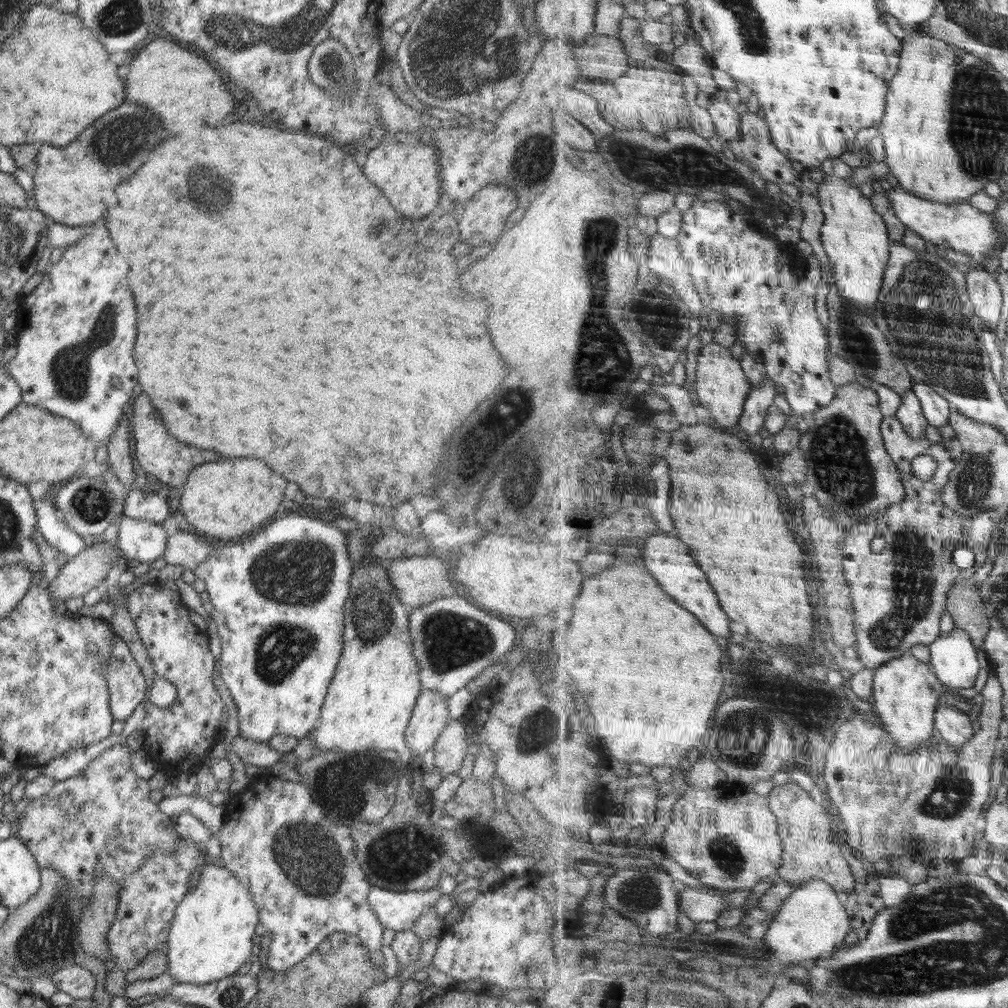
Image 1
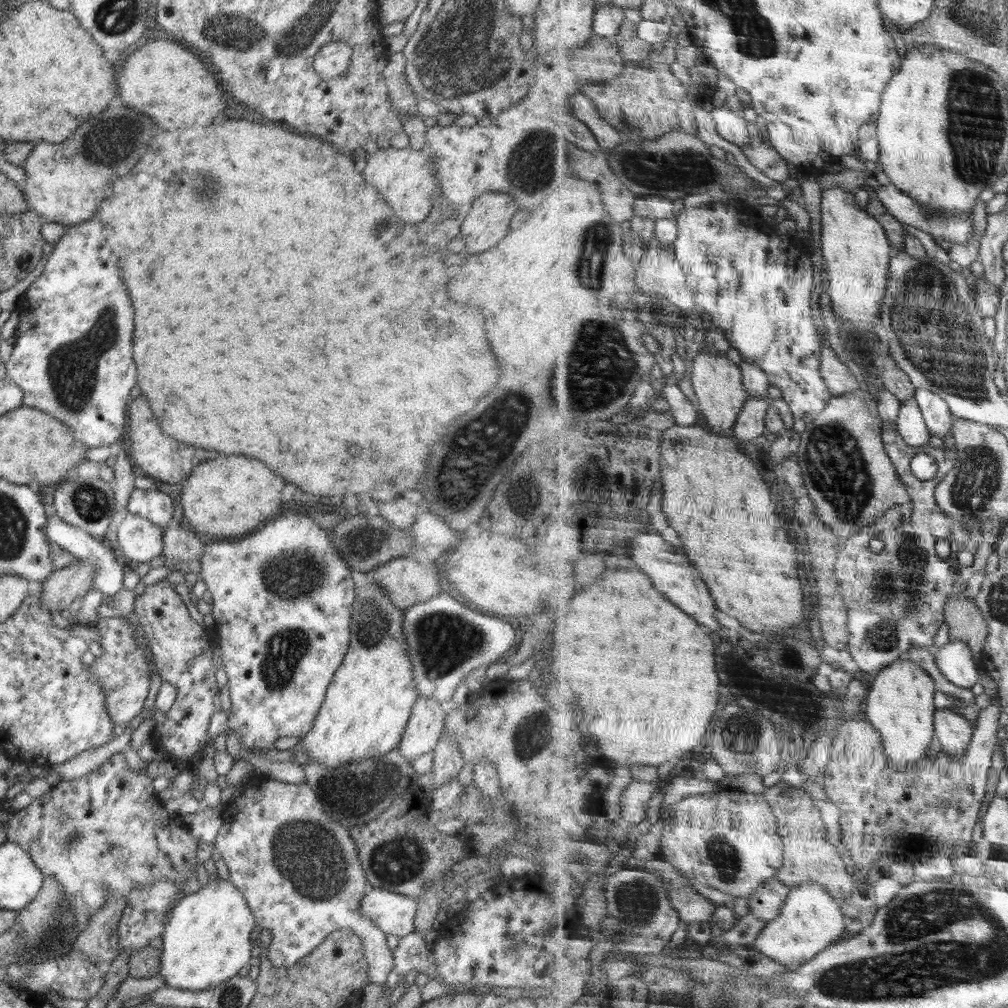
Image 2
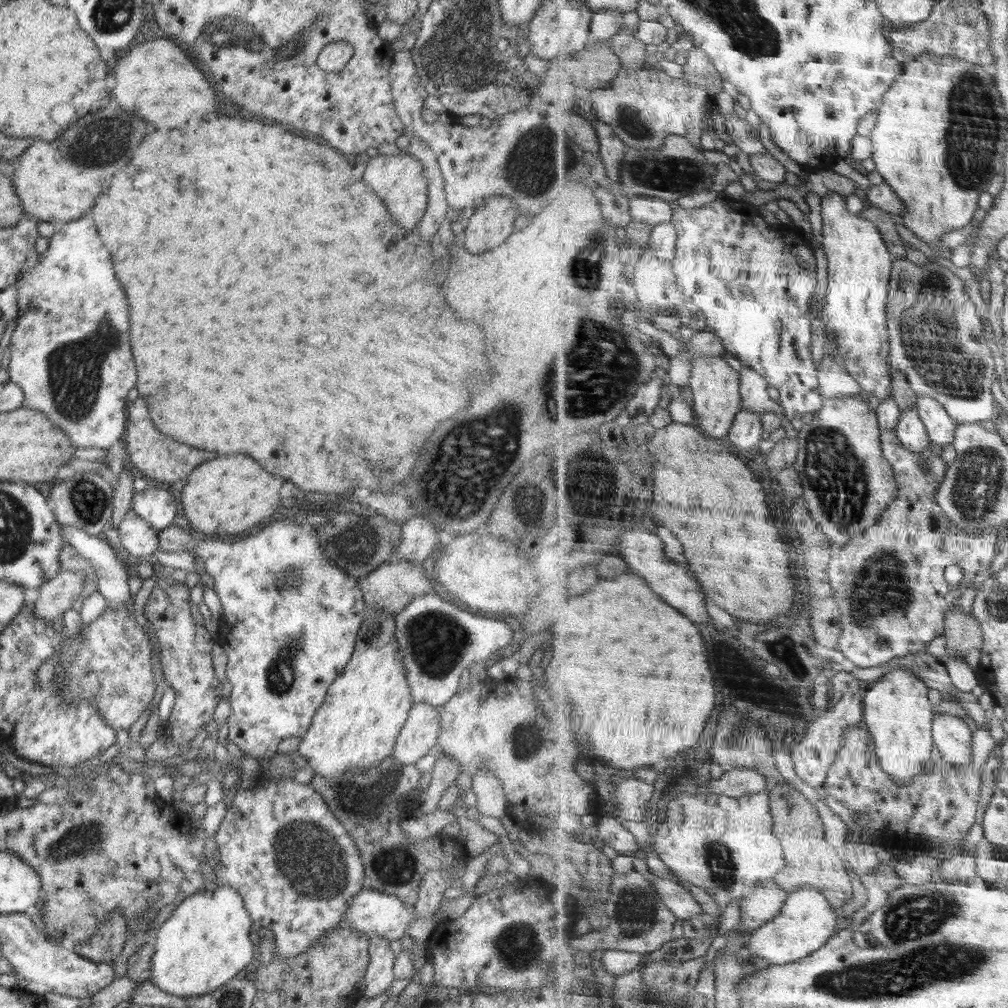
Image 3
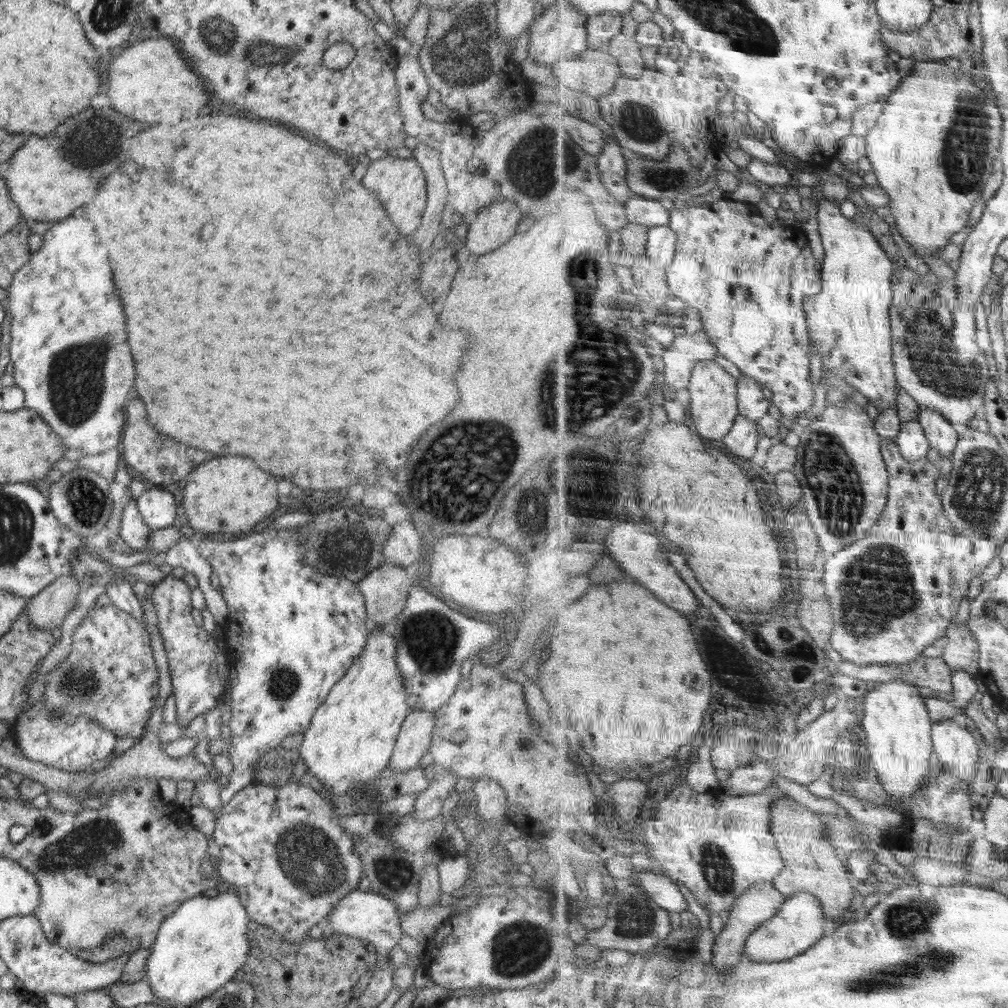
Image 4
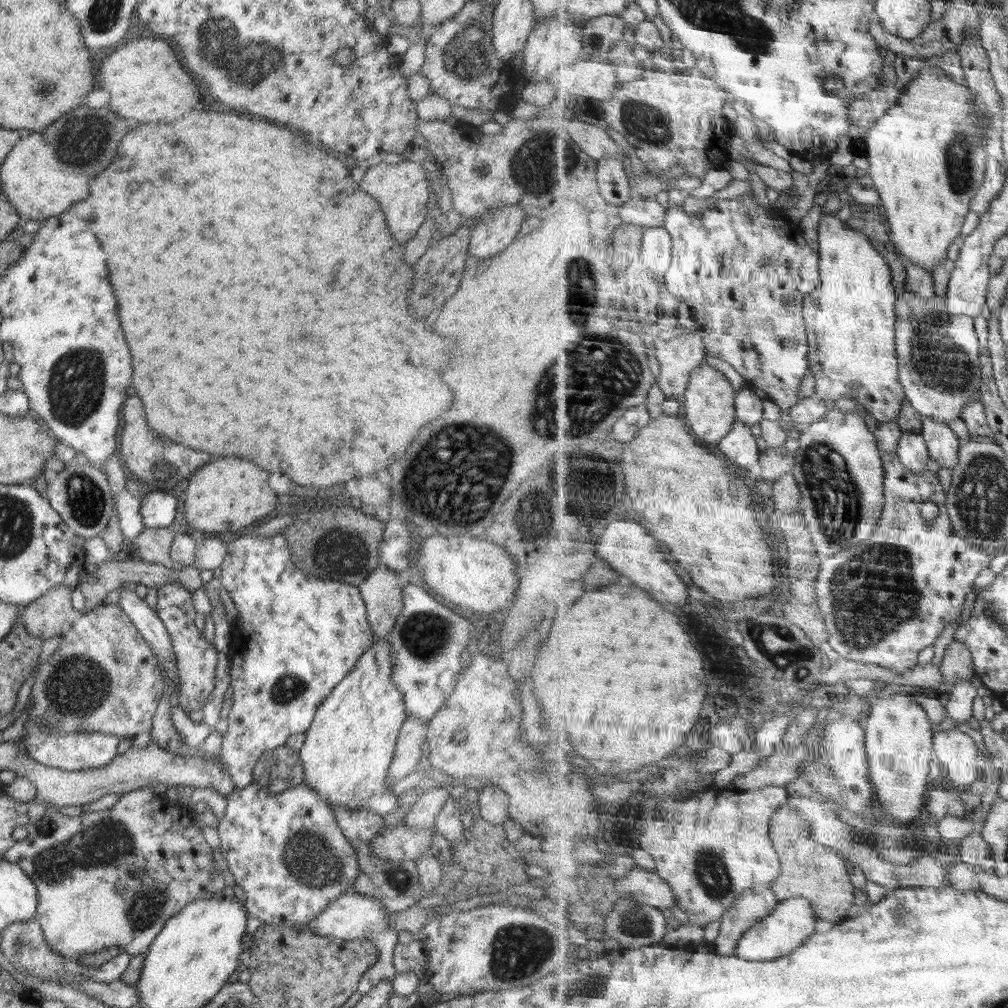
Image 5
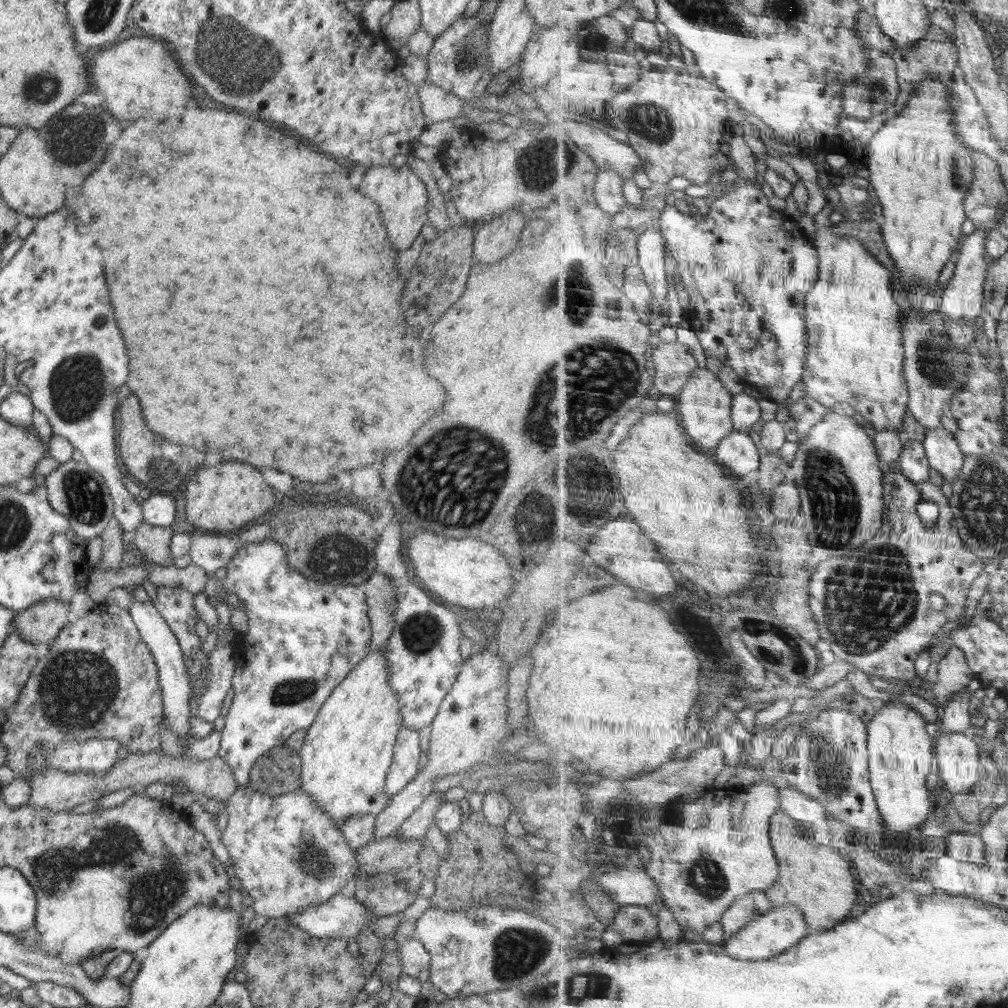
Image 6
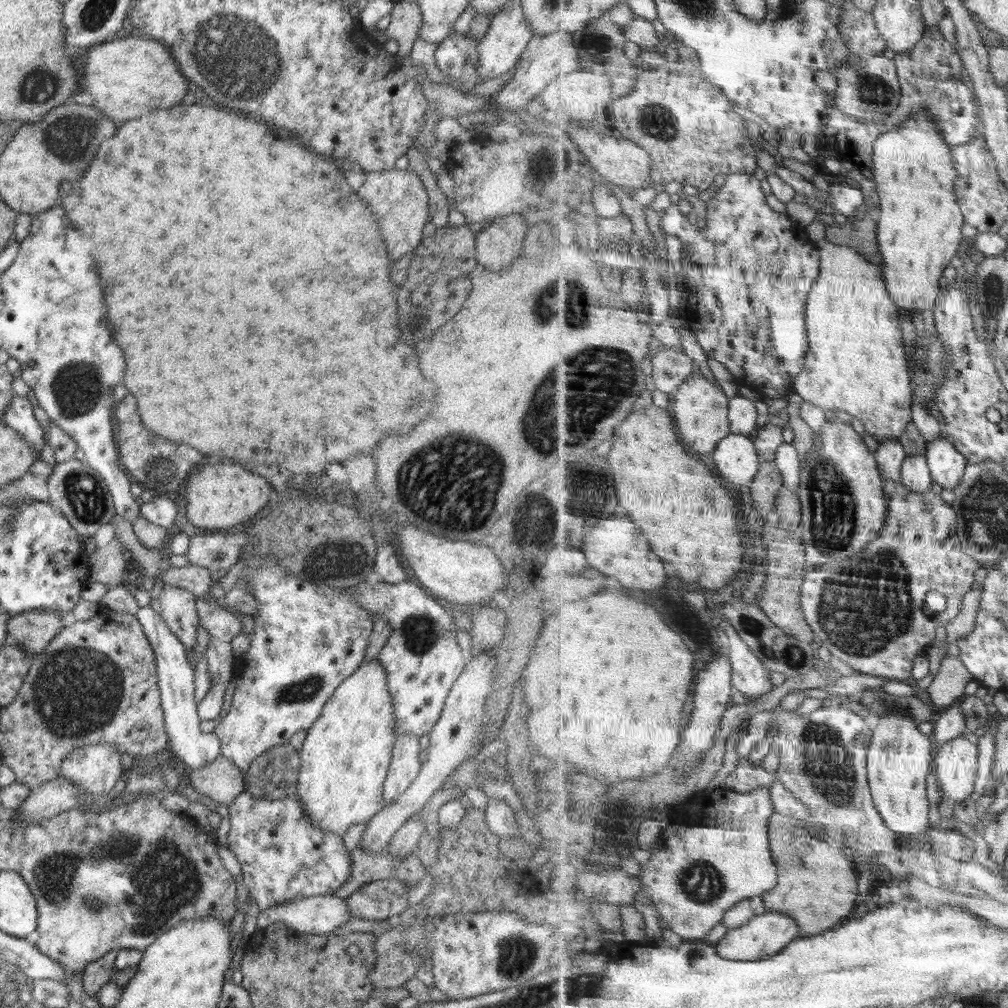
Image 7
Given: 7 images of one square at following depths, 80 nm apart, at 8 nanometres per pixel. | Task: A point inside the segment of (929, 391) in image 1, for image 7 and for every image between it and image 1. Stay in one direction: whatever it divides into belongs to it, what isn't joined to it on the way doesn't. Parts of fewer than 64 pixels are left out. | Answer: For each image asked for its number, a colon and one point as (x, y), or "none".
2: (940, 418)
3: (942, 427)
4: (944, 434)
5: (944, 444)
6: (945, 453)
7: (948, 465)

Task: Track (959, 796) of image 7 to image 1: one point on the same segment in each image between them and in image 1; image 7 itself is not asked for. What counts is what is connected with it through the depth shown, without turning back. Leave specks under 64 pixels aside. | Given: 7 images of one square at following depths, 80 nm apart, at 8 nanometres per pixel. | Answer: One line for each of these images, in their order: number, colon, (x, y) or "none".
1: (955, 726)
2: (955, 732)
3: (954, 738)
4: (956, 747)
5: (957, 752)
6: (960, 760)

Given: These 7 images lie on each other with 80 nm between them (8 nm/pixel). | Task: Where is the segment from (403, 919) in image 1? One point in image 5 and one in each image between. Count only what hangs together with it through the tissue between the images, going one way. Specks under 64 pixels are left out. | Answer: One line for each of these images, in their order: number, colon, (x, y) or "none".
2: (393, 913)
3: (373, 913)
4: (365, 915)
5: (351, 916)

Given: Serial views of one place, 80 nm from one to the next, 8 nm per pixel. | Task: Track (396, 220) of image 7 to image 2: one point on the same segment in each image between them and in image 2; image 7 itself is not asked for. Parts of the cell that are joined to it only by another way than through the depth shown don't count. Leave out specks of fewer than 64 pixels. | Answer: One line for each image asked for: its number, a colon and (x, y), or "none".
2: (406, 178)
3: (400, 181)
4: (400, 184)
5: (401, 189)
6: (401, 196)

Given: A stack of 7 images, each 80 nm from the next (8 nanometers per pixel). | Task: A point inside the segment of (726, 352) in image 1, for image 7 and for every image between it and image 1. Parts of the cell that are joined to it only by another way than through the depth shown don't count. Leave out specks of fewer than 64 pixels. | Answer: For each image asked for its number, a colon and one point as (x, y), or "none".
2: (719, 383)
3: (716, 385)
4: (715, 408)
5: (711, 402)
6: (705, 406)
7: (702, 409)

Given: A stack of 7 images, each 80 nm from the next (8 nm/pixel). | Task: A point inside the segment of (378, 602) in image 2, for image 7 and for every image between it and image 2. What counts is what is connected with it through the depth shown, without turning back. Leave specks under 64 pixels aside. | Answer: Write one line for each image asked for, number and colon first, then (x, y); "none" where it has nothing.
3: (357, 726)
4: (353, 733)
5: (346, 754)
6: (348, 749)
7: (345, 757)

